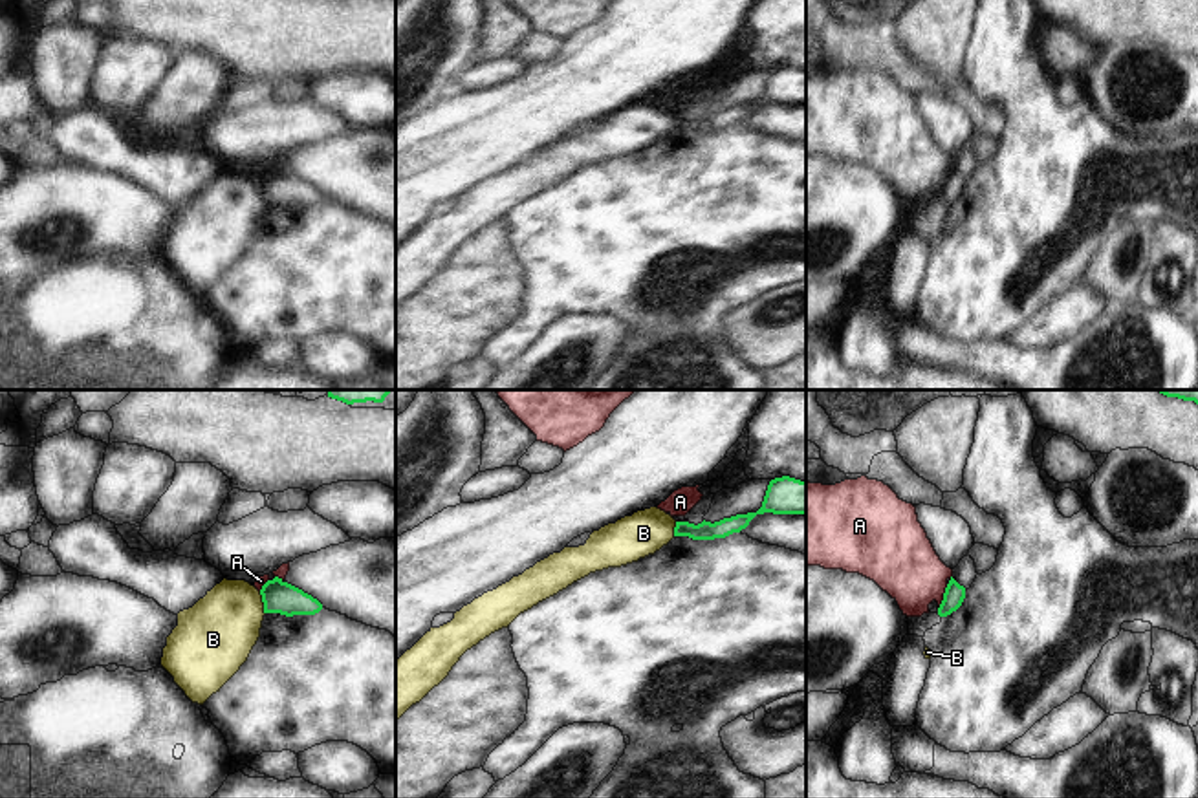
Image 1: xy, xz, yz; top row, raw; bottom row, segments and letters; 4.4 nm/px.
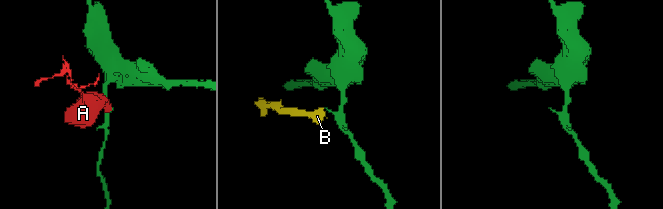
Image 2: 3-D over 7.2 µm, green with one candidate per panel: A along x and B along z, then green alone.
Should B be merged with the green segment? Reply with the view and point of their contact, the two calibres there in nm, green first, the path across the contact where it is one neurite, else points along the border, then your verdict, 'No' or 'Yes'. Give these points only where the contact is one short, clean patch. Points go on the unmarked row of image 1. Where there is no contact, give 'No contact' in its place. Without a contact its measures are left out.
Touches green at xy (264, 193). Thickness 140 nm (green) against 320 nm. Boundary: xy (259, 182), (264, 204). No.

